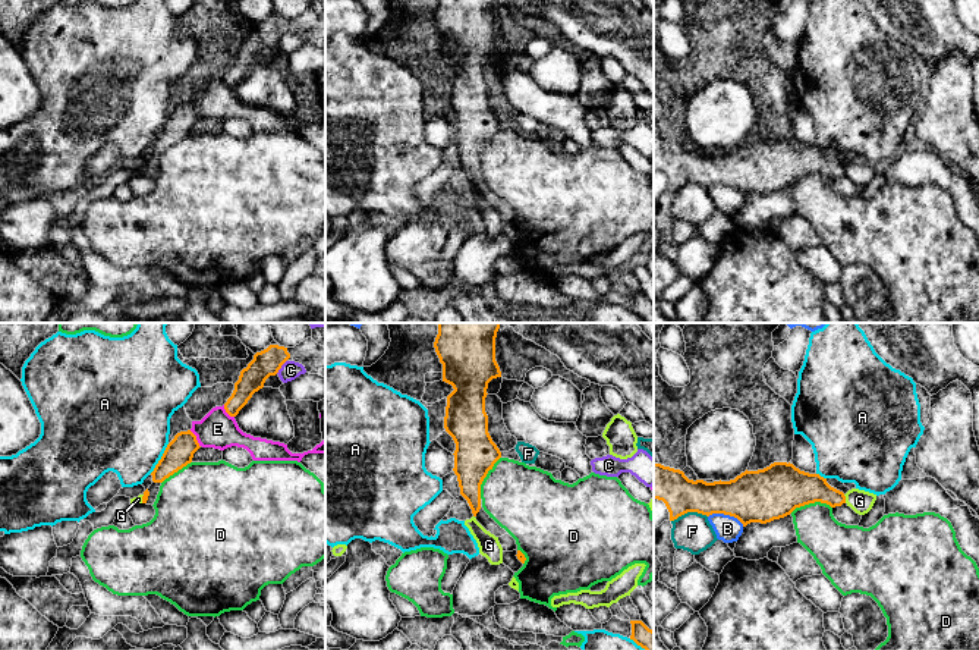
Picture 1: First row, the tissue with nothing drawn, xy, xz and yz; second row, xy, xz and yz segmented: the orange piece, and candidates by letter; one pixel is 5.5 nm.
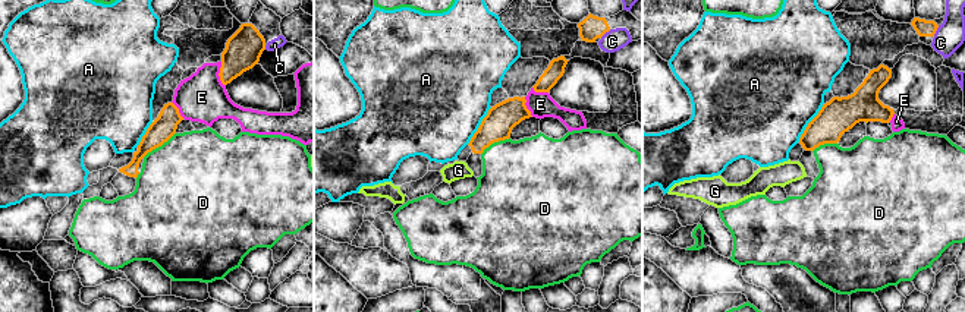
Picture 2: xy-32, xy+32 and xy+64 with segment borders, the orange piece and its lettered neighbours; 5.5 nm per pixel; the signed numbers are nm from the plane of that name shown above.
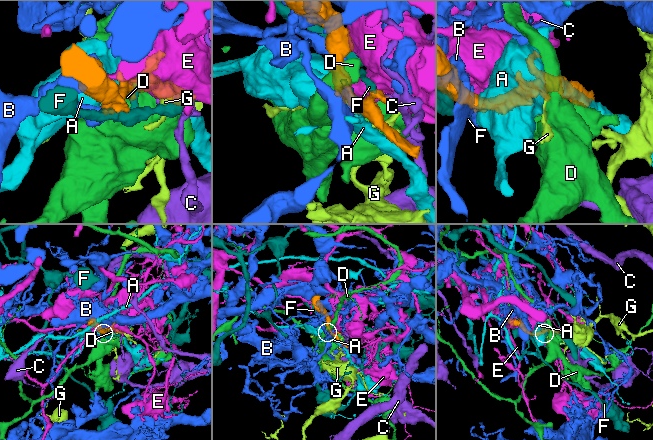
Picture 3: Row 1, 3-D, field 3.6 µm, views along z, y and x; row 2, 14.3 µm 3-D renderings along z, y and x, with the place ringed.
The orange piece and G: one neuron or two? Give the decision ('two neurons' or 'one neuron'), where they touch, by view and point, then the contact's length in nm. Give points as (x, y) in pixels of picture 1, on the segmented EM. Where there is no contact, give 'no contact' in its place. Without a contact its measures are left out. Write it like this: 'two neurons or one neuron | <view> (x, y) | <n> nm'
two neurons | yz (844, 499) | 50 nm

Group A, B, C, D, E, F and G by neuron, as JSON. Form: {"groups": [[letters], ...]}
{"groups": [["A"], ["B"], ["C"], ["D"], ["E"], ["F"], ["G"]]}

